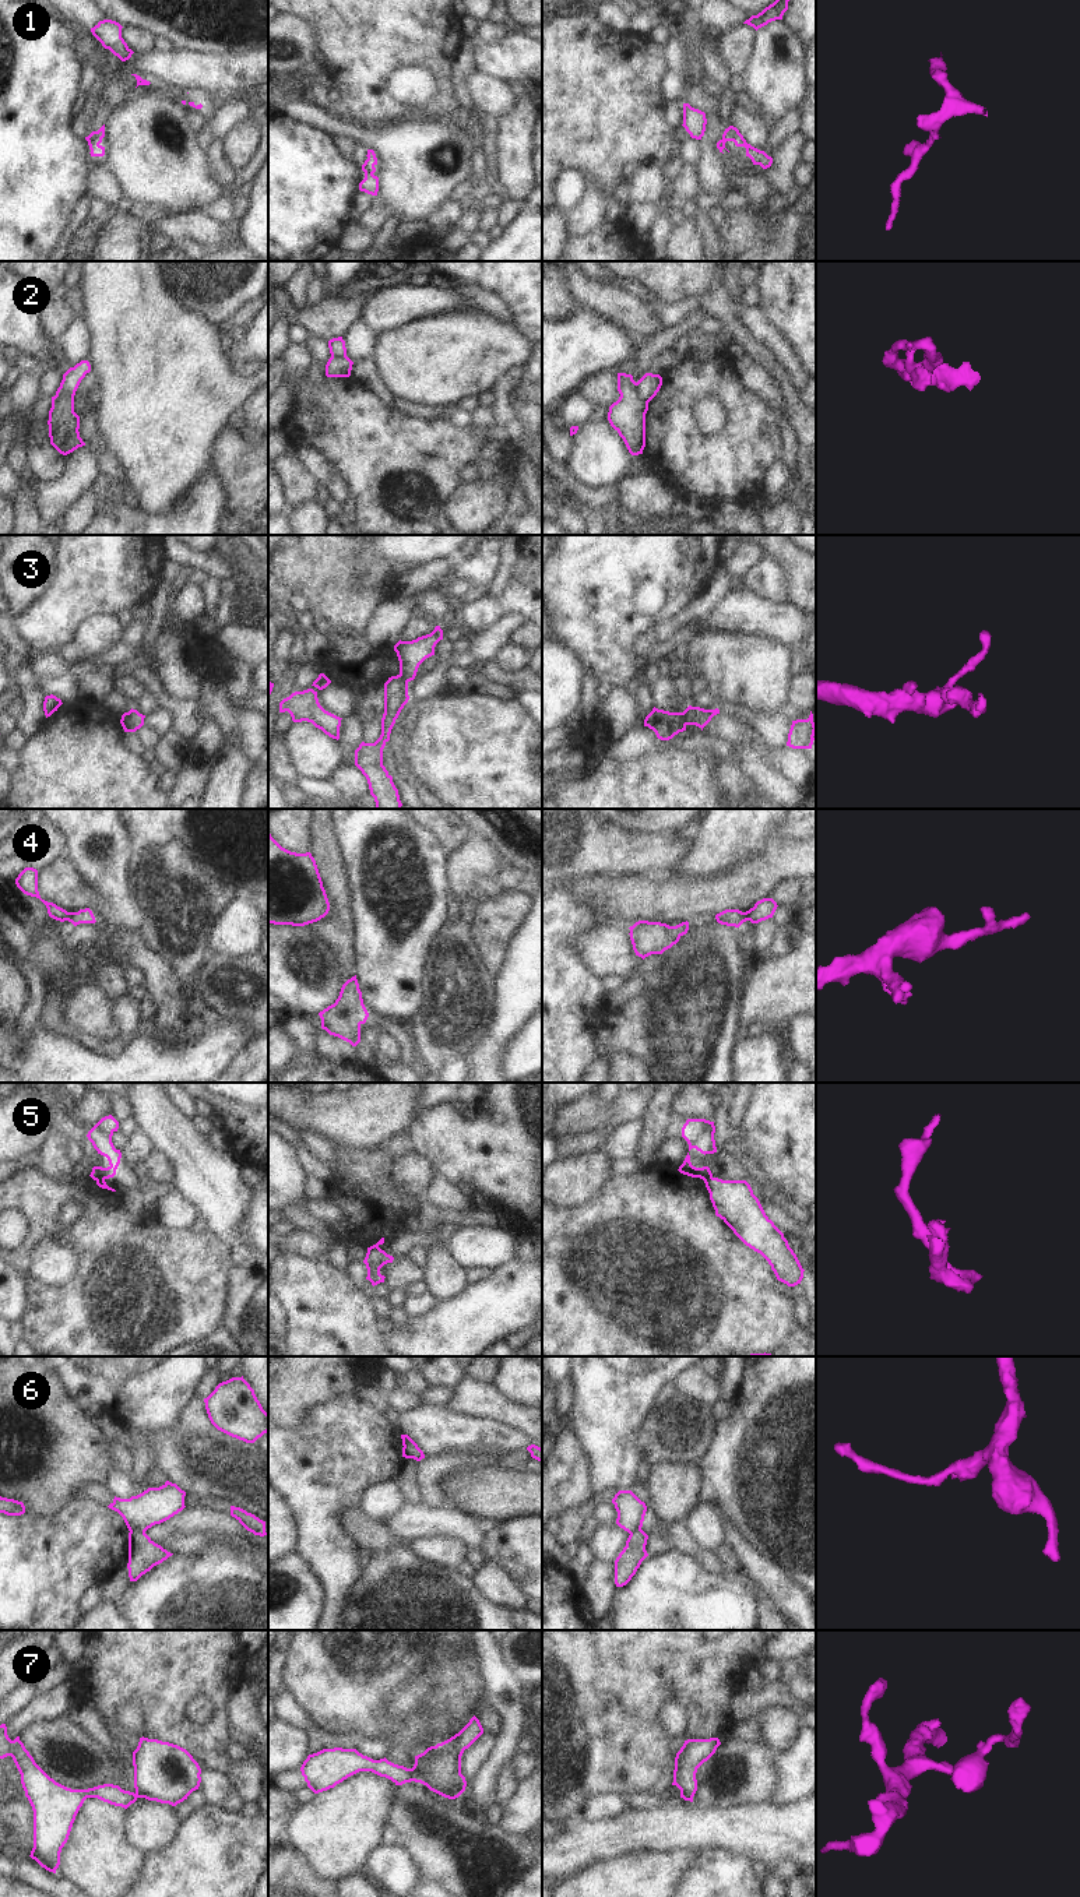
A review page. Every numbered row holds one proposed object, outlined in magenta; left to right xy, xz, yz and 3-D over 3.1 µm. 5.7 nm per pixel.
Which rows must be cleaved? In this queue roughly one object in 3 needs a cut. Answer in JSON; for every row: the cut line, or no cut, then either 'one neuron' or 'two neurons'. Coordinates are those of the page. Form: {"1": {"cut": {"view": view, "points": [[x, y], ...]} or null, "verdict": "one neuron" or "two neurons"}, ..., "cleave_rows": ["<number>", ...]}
{"1": {"cut": {"view": "xz", "points": [[362, 166], [372, 173]]}, "verdict": "two neurons"}, "2": {"cut": {"view": "yz", "points": [[636, 383], [639, 394], [647, 403]]}, "verdict": "two neurons"}, "3": {"cut": {"view": "yz", "points": [[681, 713], [686, 724]]}, "verdict": "two neurons"}, "4": {"cut": null, "verdict": "one neuron"}, "5": {"cut": {"view": "yz", "points": [[711, 1175], [704, 1181]]}, "verdict": "two neurons"}, "6": {"cut": {"view": "xy", "points": [[130, 1530], [144, 1533]]}, "verdict": "two neurons"}, "7": {"cut": null, "verdict": "one neuron"}, "cleave_rows": ["1", "2", "3", "5", "6"]}

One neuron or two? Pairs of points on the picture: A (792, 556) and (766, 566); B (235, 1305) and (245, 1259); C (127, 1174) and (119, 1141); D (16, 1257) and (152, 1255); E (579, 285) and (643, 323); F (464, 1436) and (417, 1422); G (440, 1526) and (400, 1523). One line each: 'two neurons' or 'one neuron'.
A: two neurons
B: one neuron
C: two neurons
D: one neuron
E: one neuron
F: one neuron
G: one neuron

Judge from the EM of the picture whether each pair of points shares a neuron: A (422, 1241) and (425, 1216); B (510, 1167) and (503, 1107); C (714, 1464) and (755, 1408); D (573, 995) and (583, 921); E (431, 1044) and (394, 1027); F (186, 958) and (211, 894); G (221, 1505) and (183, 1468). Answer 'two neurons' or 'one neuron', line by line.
A: two neurons
B: one neuron
C: one neuron
D: one neuron
E: two neurons
F: one neuron
G: two neurons

